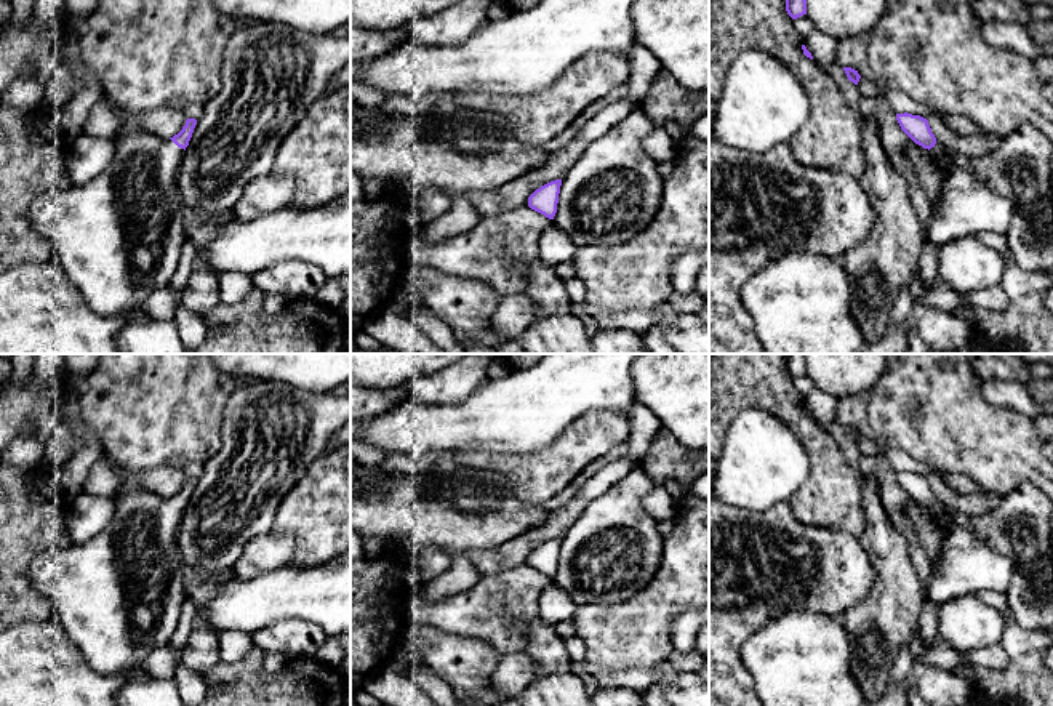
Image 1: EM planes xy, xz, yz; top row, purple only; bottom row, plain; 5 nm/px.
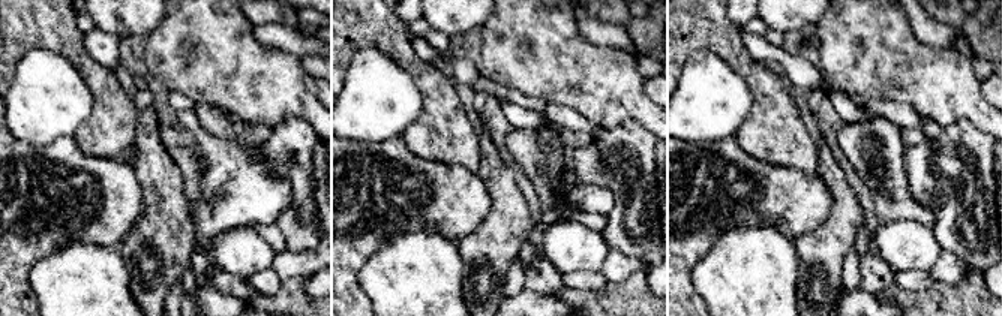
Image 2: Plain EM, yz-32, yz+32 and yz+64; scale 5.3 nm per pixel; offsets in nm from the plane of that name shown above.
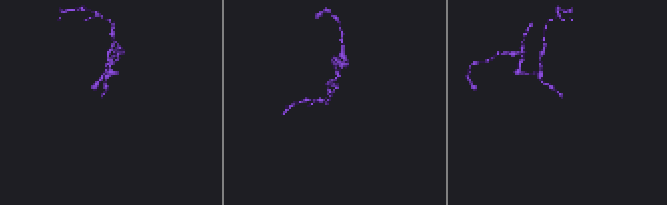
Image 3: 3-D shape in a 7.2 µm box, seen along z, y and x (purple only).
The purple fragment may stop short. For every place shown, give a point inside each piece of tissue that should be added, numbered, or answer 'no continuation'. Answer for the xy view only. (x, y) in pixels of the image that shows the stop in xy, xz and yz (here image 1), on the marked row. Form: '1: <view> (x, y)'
1: xy (119, 237)

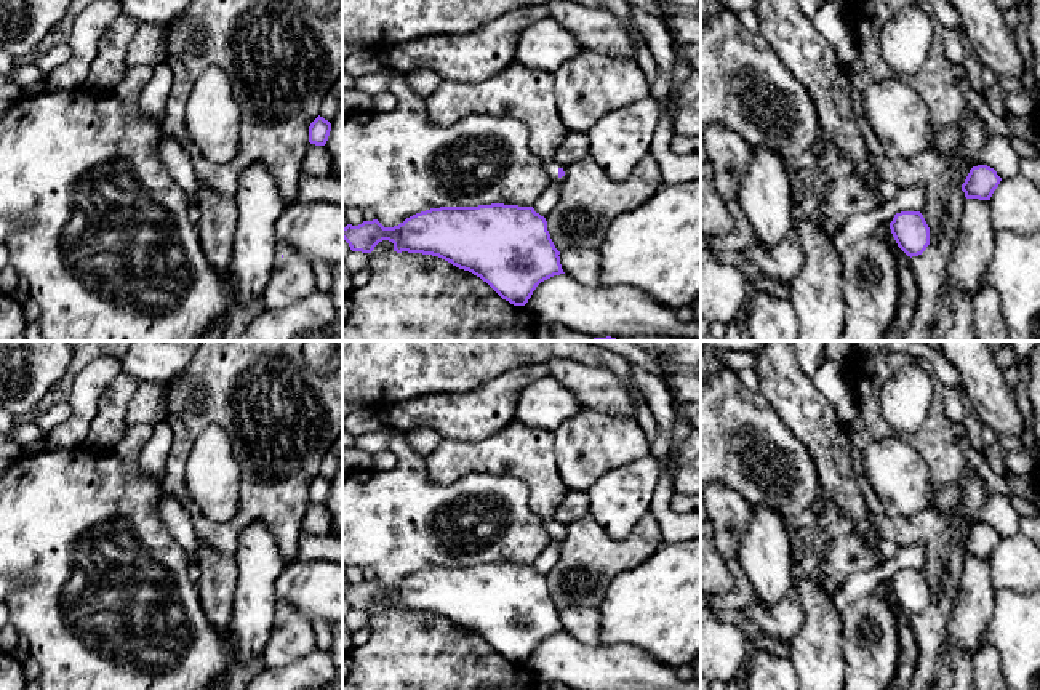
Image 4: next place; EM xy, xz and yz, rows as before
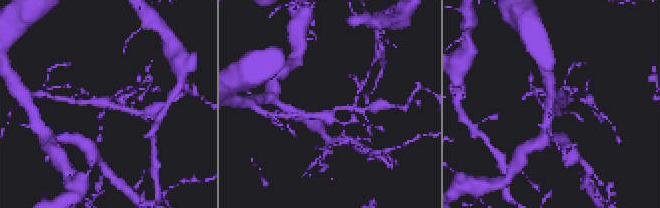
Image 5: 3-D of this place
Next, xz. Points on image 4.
1: xz (551, 167)

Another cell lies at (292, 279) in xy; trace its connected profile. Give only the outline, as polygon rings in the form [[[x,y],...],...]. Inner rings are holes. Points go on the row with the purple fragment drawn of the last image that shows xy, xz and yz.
[[[283,256],[269,275],[262,299],[266,311],[272,311],[282,309],[315,291],[310,264],[302,256]]]

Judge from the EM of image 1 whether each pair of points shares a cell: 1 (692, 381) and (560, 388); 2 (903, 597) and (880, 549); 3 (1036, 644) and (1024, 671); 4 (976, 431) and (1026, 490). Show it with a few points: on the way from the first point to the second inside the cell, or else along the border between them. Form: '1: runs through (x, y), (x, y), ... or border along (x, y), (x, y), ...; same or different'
1: border along (631, 370), (632, 396), (636, 399); different
2: runs through (896, 586), (890, 561); same
3: border along (1036, 650), (1012, 660); different
4: border along (1036, 485), (1021, 482), (1000, 497); different

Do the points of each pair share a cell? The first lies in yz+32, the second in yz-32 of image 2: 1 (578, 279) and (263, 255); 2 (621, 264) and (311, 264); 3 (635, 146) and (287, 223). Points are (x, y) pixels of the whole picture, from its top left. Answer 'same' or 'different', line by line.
1: different
2: same
3: same

